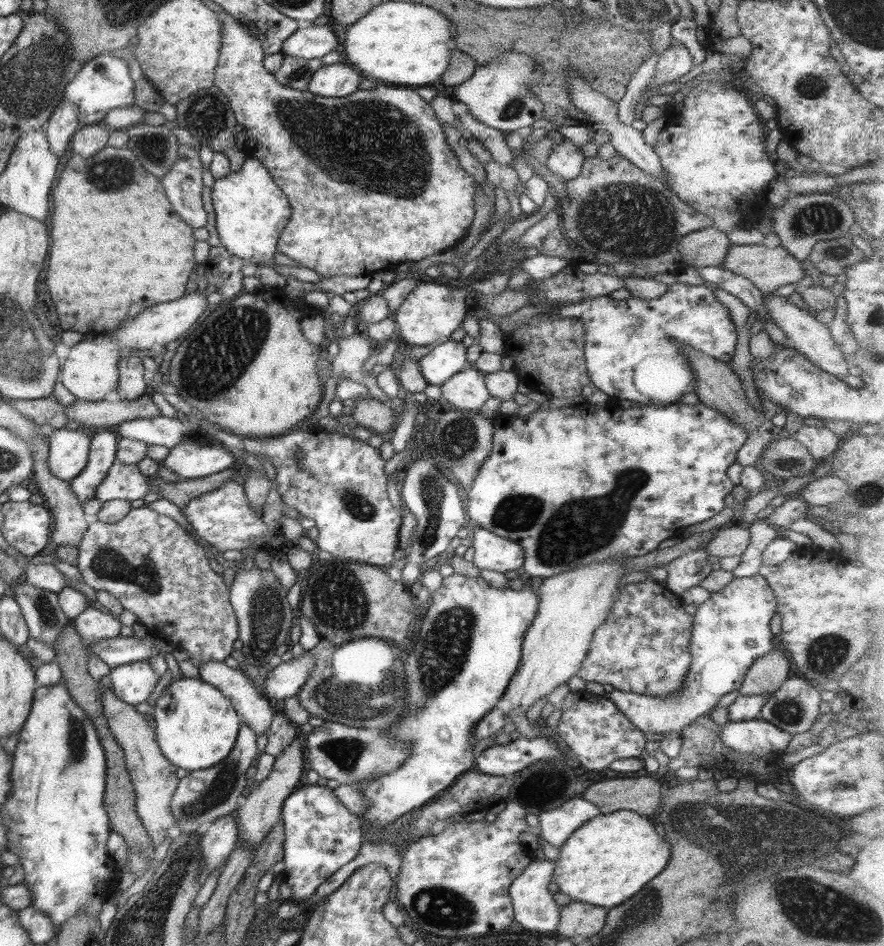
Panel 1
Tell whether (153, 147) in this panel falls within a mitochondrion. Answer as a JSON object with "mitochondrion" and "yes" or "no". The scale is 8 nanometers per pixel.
{"mitochondrion":"yes"}

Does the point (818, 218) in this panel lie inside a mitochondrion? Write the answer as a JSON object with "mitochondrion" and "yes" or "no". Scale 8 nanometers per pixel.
{"mitochondrion":"yes"}

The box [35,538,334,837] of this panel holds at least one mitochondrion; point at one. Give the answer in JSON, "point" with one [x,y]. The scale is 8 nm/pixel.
{"point":[267,610]}

